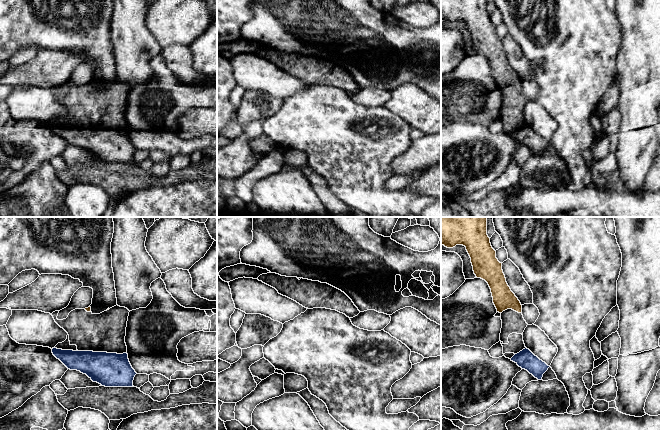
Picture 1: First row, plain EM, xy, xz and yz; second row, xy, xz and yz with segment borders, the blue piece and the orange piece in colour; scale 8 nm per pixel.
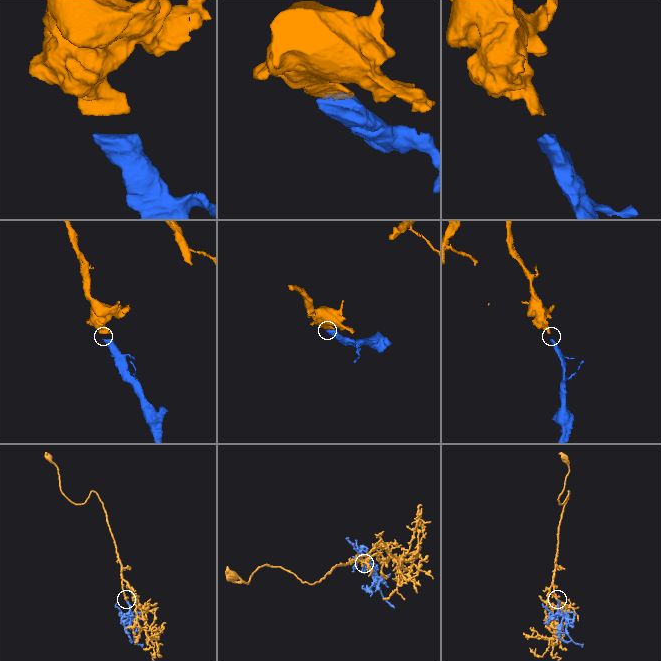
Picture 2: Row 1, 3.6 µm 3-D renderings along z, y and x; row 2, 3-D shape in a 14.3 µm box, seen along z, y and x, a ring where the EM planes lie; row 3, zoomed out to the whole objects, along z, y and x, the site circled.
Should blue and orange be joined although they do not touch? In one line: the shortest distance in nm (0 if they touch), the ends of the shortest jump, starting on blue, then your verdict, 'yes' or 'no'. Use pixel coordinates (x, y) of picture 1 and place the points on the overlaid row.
300 nm apart; from blue across yz (525, 348), (520, 312); yes

